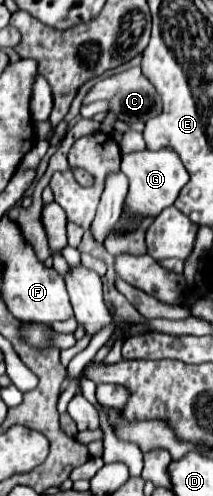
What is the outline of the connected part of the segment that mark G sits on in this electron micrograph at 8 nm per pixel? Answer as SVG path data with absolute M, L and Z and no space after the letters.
M171 148L141 150L141 152L125 154L121 160L121 172L129 178L129 194L125 200L125 208L141 216L157 216L163 208L175 202L179 190L189 182L189 174L181 158Z

